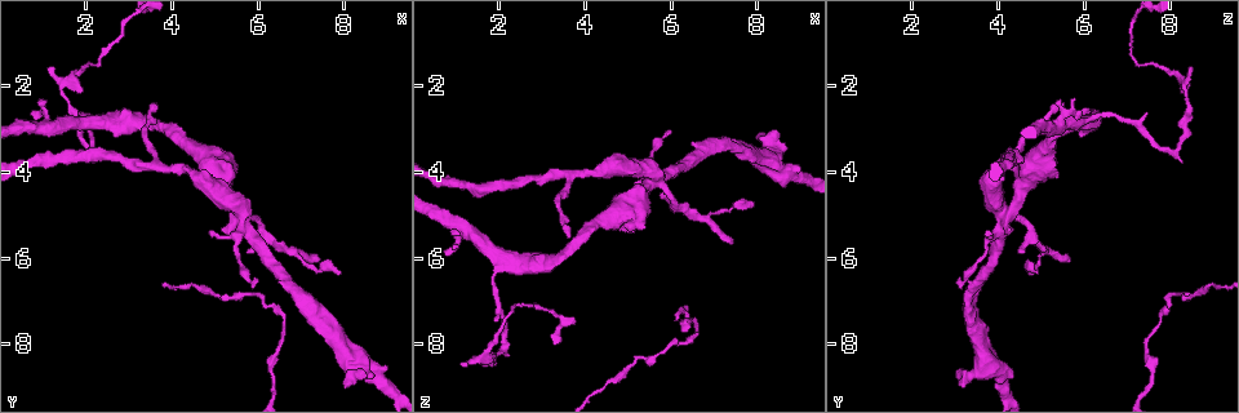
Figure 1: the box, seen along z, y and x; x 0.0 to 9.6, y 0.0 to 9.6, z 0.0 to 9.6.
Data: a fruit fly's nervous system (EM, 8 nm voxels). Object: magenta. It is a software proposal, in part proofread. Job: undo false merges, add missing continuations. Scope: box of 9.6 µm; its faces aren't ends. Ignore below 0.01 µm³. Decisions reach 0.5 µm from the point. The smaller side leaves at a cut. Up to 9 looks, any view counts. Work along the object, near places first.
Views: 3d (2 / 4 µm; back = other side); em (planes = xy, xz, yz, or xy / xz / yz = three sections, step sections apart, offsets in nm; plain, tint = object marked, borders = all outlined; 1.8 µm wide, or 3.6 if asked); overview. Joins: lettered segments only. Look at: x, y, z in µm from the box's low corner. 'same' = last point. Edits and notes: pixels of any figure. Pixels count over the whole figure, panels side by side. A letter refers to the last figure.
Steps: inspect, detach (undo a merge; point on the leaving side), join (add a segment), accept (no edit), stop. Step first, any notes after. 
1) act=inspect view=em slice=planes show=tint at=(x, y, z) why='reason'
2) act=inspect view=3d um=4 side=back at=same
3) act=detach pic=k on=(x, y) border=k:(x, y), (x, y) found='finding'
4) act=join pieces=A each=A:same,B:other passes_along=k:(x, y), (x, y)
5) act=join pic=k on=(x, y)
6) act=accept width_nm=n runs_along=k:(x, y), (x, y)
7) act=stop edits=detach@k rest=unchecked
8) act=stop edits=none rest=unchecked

act=inspect view=em slice=xy step=8 show=tint at=(1.50, 2.15, 8.35) why='a narrow waist'

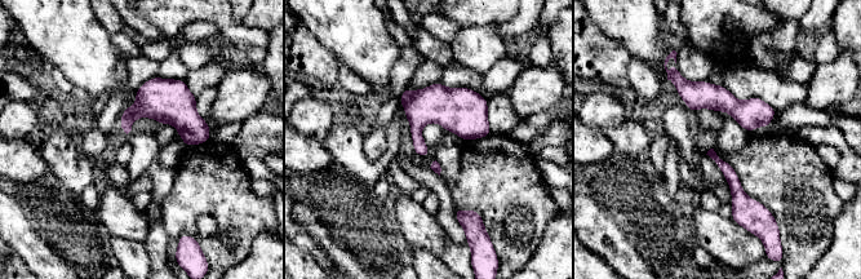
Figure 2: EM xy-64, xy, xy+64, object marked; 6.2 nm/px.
act=inspect view=em slice=xy step=8 show=borders at=same

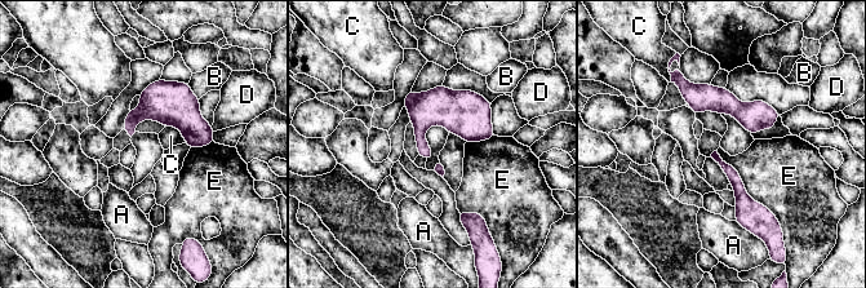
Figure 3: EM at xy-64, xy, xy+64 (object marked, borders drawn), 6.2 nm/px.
act=accept each=A:other,B:other,C:other,D:other,E:other runs_along=3:(722, 164), (741, 195), (760, 211) found='all the same neuron'

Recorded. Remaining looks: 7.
act=inspect view=em slice=xz step=16 show=tint at=(2.45, 2.85, 6.20) why='branch point'

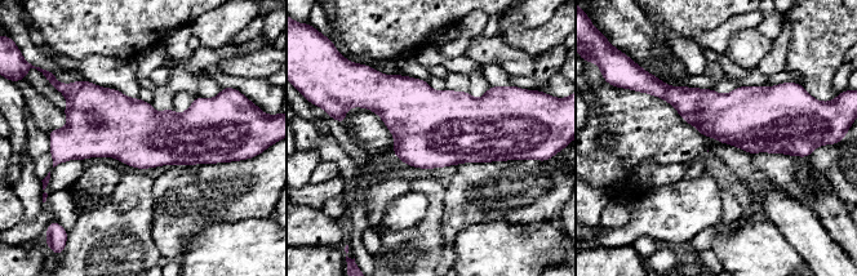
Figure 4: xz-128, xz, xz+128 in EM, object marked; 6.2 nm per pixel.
act=inspect view=em slice=planes show=borders at=same

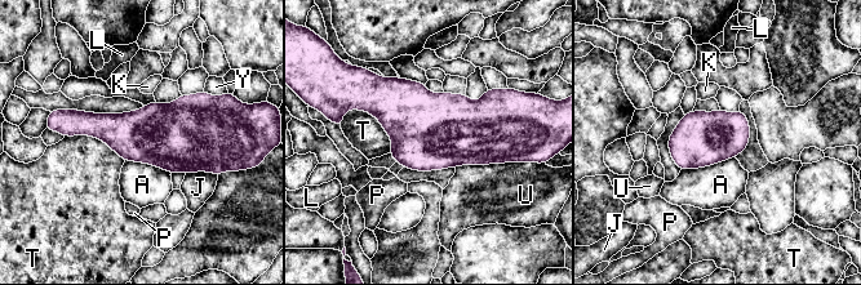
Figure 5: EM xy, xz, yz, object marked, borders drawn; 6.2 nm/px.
act=accept each=A:other,J:other,K:other,L:other,P:other,T:other,U:other,Y:other border=5:(735, 156), (706, 167), (680, 170) found='one neuron here'

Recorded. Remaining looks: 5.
act=inspect view=3d um=4 at=(4.55, 3.55, 5.05) why='thick turns thin'

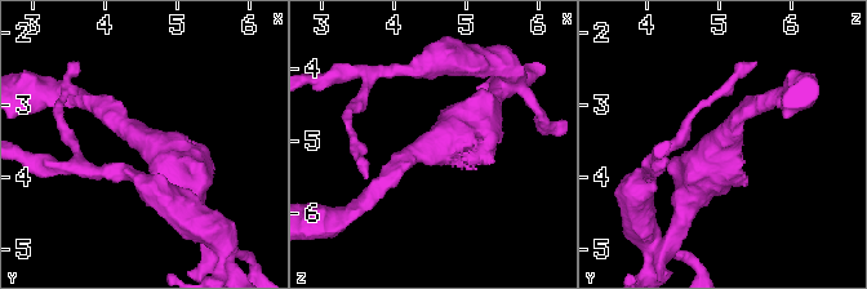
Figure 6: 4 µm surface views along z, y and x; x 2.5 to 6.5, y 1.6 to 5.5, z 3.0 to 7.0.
act=inspect view=em slice=xy step=16 show=tint at=(4.55, 3.50, 5.10) arm_widths_nm=220,650

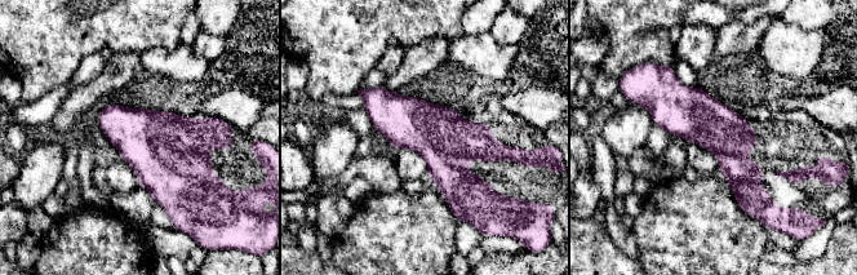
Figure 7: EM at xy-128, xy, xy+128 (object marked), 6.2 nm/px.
act=inspect view=em slice=planes show=borders at=same why='cut it another way'

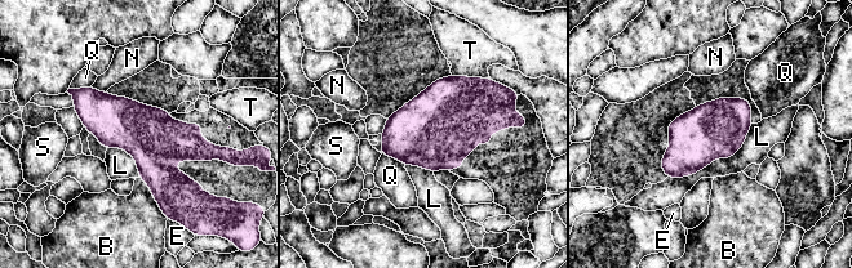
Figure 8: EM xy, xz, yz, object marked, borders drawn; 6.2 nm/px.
act=accept each=B:other,E:other,L:other,N:other,Q:other,S:other,T:other found='all the same neuron'

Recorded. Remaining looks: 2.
act=inspect view=em slice=planes show=tint at=(5.65, 5.10, 4.20) why='four or more arms meet'

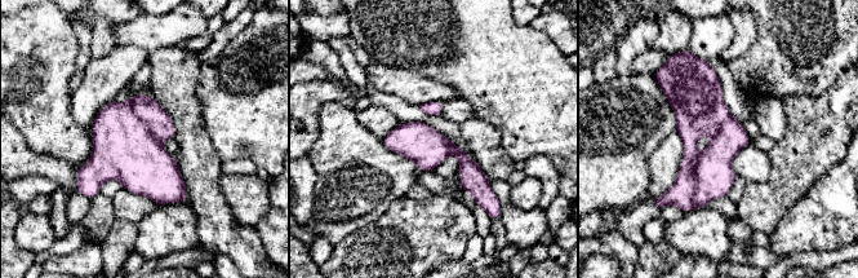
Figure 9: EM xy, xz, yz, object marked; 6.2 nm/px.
act=inspect view=em slice=planes show=borders at=same

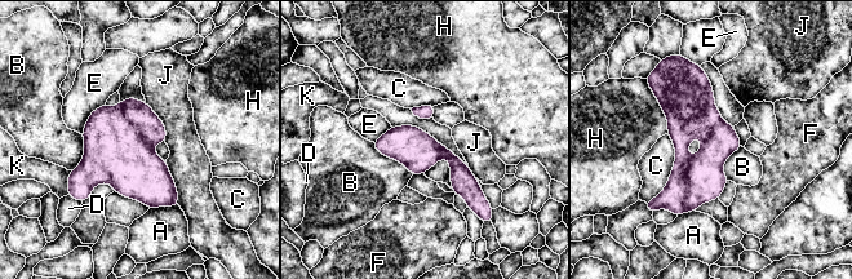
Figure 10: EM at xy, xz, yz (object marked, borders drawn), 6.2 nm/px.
act=detach pic=10 on=(673, 196) longest_contact=C:460nm each=A:other,B:other,C:other,D:other,E:other,F:other,H:other,J:other,K:other part_leaving=10:(699, 70), (682, 127), (677, 212) found='a second neuron is stuck on'

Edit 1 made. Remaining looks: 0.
act=stop edits=detach@10 rest=unchecked

